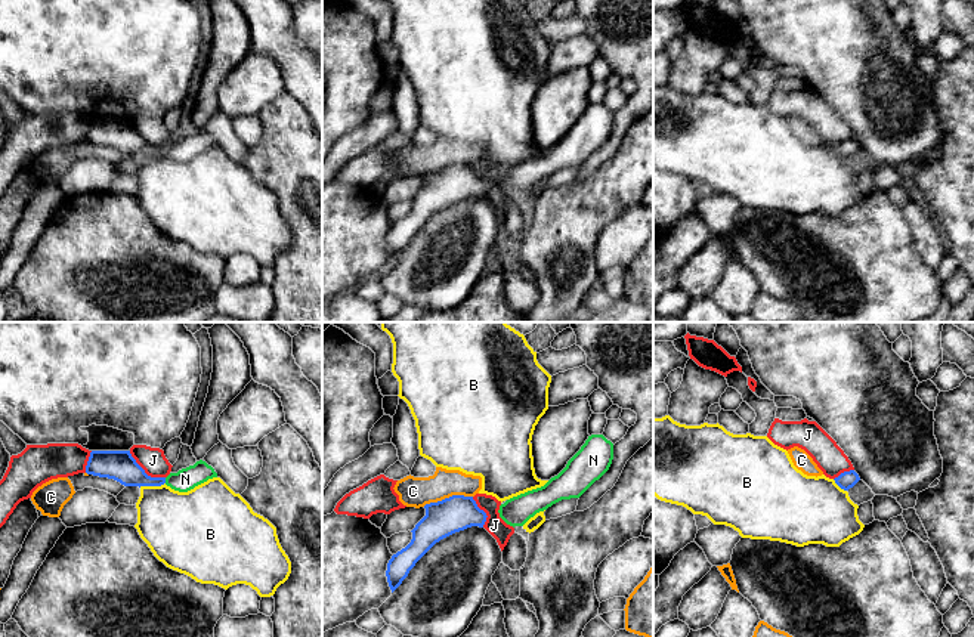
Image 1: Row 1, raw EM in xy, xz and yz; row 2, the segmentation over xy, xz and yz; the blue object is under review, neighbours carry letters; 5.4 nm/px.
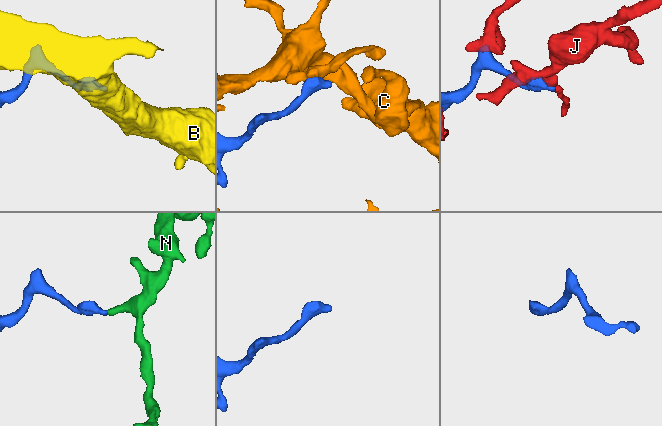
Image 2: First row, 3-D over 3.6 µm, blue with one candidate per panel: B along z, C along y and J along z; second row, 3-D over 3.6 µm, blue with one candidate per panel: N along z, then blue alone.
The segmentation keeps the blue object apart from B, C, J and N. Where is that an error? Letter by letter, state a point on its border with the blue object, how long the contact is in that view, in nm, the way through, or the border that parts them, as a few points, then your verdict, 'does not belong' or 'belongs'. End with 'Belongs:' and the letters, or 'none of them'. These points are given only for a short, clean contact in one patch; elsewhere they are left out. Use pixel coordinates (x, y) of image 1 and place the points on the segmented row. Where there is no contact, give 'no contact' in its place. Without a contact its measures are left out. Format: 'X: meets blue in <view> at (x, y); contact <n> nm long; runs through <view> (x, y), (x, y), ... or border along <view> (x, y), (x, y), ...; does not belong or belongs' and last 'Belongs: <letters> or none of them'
B: meets blue in xy at (151, 485); contact 150 nm long; border along xy (164, 482), (139, 486); does not belong
C: meets blue in xz at (447, 498); contact 280 nm long; does not belong
J: meets blue in xy at (144, 472); contact 240 nm long; does not belong
N: meets blue in xy at (164, 481); contact 30 nm long; runs through xy (121, 466), (145, 481), (164, 481), (185, 479); belongs
Belongs: N

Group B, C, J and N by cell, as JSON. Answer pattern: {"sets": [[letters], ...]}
{"sets": [["B"], ["C"], ["J"], ["N"]]}

